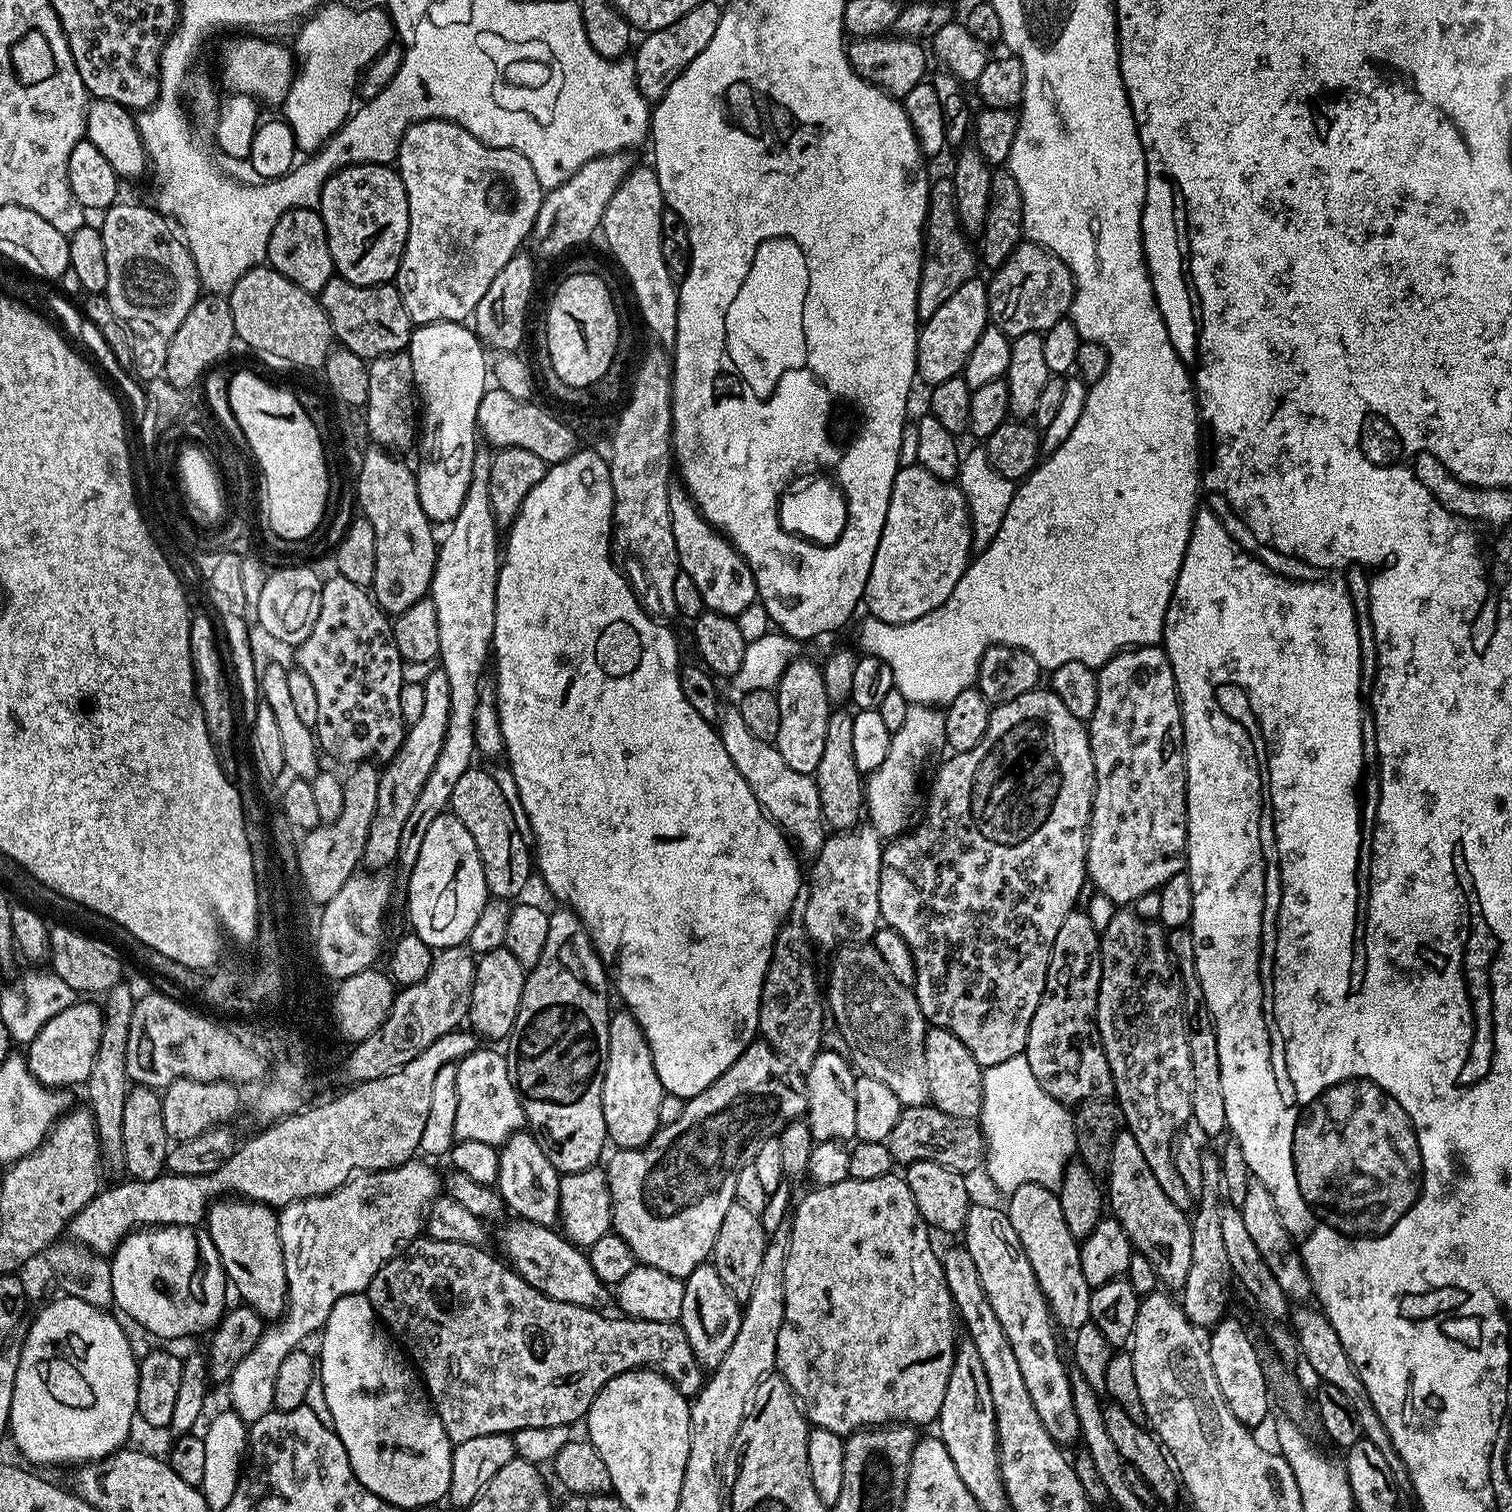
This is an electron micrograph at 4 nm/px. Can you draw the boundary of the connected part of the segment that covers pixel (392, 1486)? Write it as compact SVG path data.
M355 1292L338 1298L334 1302L334 1310L330 1310L320 1338L318 1375L325 1388L333 1429L342 1446L346 1446L346 1454L358 1482L378 1498L402 1510L440 1504L447 1497L450 1486L450 1462L454 1447L452 1439L446 1434L435 1408L432 1407L421 1377L414 1374L409 1357L378 1323L376 1311L367 1295L364 1292Z

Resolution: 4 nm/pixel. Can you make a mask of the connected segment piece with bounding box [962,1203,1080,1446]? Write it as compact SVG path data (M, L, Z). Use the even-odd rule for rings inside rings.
M973 1203L966 1214L962 1239L964 1239L962 1240L963 1247L968 1248L970 1250L970 1258L974 1258L974 1266L978 1266L978 1278L982 1278L982 1290L986 1290L986 1298L990 1298L990 1306L994 1306L994 1314L998 1314L998 1322L1002 1322L1002 1330L1010 1342L1010 1350L1014 1350L1014 1358L1018 1362L1018 1370L1022 1370L1022 1378L1026 1382L1026 1390L1030 1394L1030 1402L1034 1402L1034 1410L1038 1410L1038 1418L1042 1418L1042 1426L1046 1426L1050 1438L1054 1438L1057 1444L1061 1446L1069 1446L1068 1444L1074 1442L1077 1443L1077 1441L1080 1440L1080 1426L1078 1424L1078 1414L1074 1414L1074 1398L1072 1397L1070 1368L1066 1360L1066 1365L1064 1365L1064 1360L1060 1357L1060 1350L1056 1346L1056 1334L1052 1330L1052 1328L1054 1329L1054 1321L1051 1313L1048 1311L1048 1302L1038 1286L1038 1278L1030 1266L1030 1258L1026 1258L1026 1250L1022 1246L1022 1242L1018 1242L1018 1234L1014 1234L1014 1226L1010 1226L1010 1218L1008 1217L1007 1211L1005 1211L1003 1207L991 1208L988 1204Z

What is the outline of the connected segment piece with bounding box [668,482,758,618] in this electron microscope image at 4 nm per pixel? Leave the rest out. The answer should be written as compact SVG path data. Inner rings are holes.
M683 483L669 484L668 497L674 542L680 555L680 567L683 575L692 579L692 584L696 587L701 602L704 603L703 607L707 611L733 618L742 614L746 606L755 604L758 600L754 574L750 566L742 558L739 550L725 536L720 535L716 527L701 514Z

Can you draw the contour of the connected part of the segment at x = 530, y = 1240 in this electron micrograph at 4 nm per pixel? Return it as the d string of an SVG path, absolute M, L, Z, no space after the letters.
M508 1218L504 1222L500 1228L500 1248L505 1252L503 1255L507 1263L516 1269L516 1273L530 1286L534 1286L534 1290L558 1302L570 1302L583 1308L596 1308L607 1296L609 1299L609 1289L600 1281L598 1274L594 1274L587 1255L555 1227L519 1218Z

